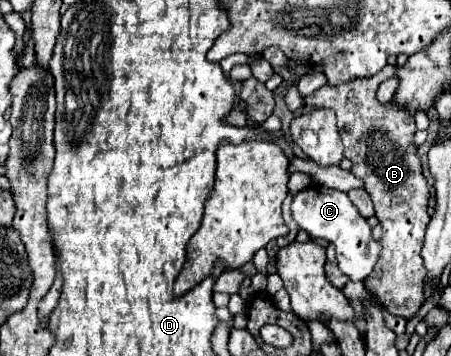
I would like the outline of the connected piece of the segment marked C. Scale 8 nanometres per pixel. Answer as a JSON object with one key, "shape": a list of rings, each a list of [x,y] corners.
{"shape":[[[310,186],[300,190],[292,200],[292,218],[296,224],[308,232],[310,238],[324,238],[336,246],[338,268],[350,278],[362,282],[374,268],[380,252],[380,244],[372,238],[368,222],[350,202],[346,192],[330,190],[326,186]]]}

